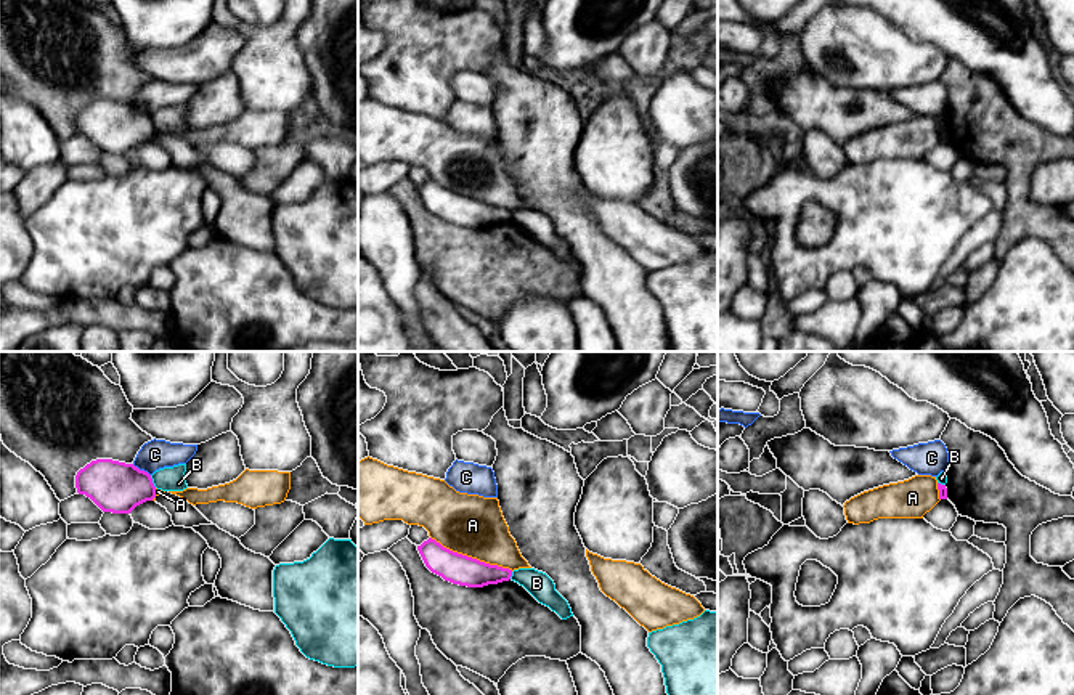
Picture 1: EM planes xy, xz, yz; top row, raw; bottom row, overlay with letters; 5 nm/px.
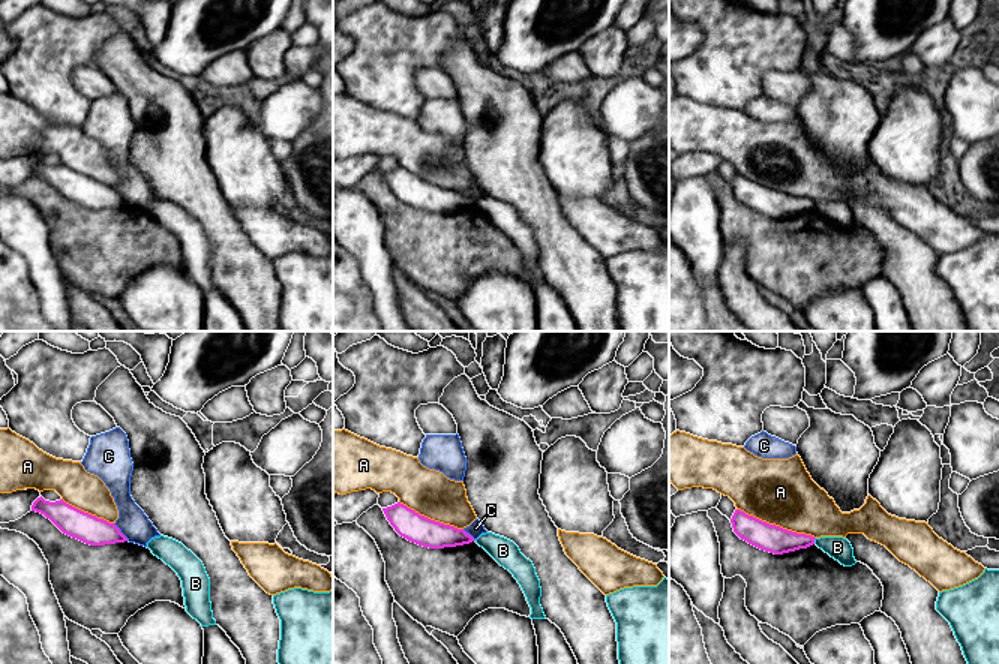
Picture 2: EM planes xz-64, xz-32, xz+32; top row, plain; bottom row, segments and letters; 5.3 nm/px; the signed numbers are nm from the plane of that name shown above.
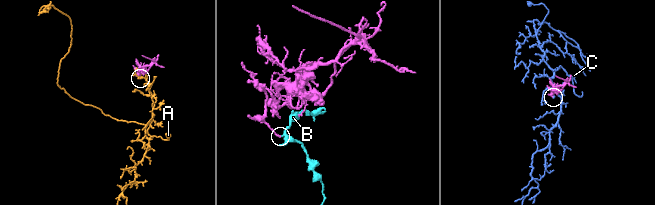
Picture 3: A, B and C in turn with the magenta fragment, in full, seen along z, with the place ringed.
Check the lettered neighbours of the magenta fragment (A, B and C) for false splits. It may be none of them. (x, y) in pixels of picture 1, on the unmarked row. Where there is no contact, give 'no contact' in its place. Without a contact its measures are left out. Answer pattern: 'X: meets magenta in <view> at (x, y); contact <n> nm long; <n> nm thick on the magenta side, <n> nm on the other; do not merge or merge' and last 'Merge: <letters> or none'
A: meets magenta in xz at (471, 198); contact 440 nm long; 150 nm thick on the magenta side, 300 nm on the other; do not merge
B: meets magenta in xy at (151, 122); contact 70 nm long; 260 nm thick on the magenta side, 130 nm on the other; do not merge
C: meets magenta in xy at (142, 111); contact 110 nm long; 260 nm thick on the magenta side, 150 nm on the other; do not merge
Merge: none

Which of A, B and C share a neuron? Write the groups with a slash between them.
A / B / C

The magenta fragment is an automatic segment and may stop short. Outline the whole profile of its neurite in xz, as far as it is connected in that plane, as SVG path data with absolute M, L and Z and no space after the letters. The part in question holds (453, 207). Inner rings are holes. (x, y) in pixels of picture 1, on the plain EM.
M429 178L417 191L425 207L445 222L467 228L483 228L509 222L512 210L490 205L477 199L453 193Z

